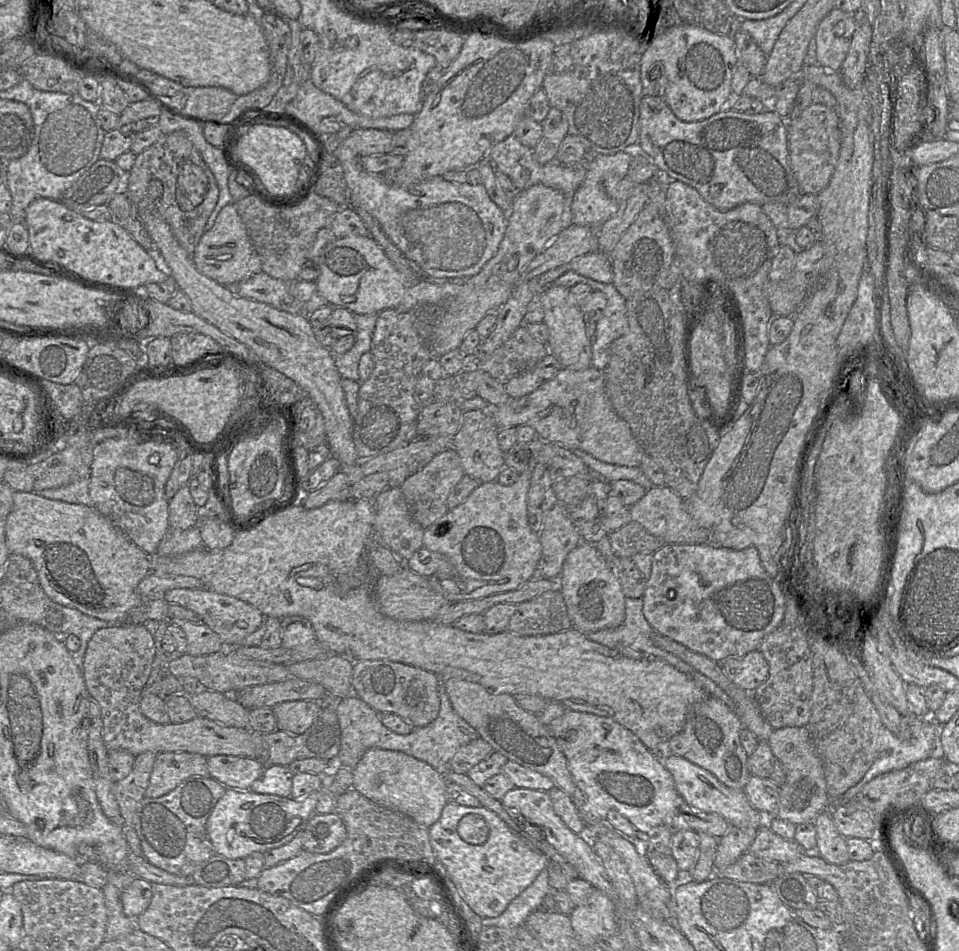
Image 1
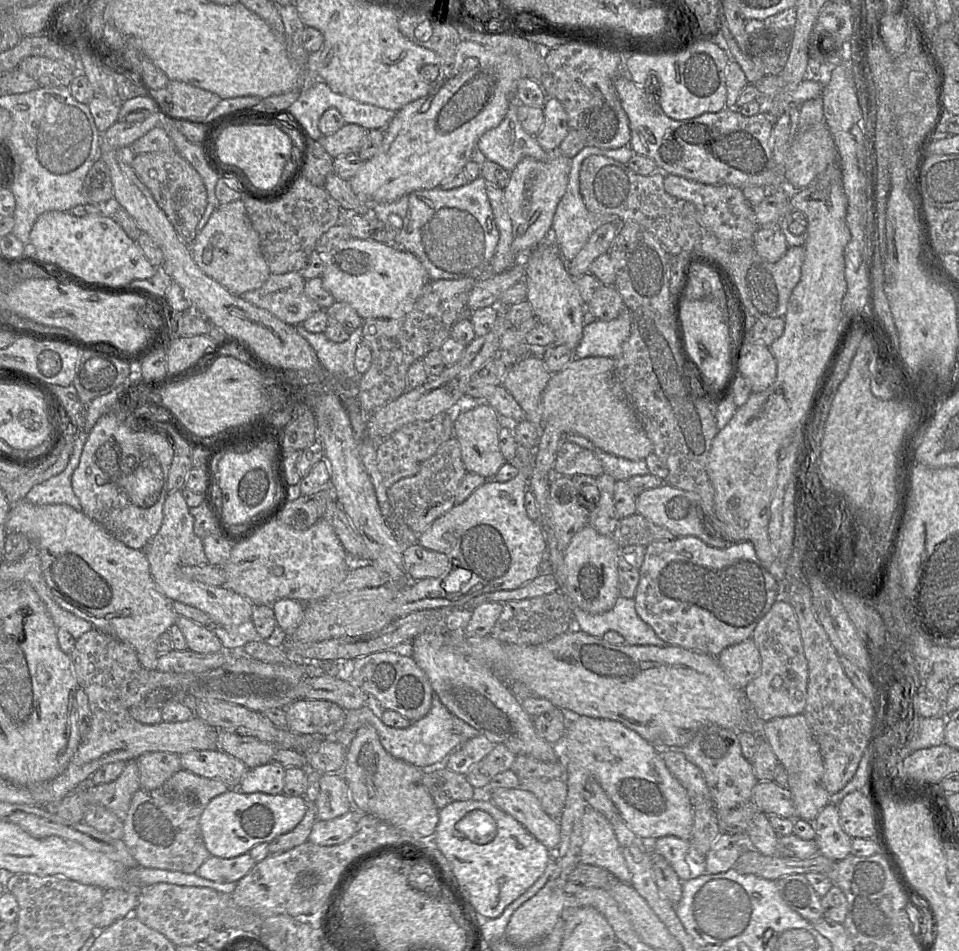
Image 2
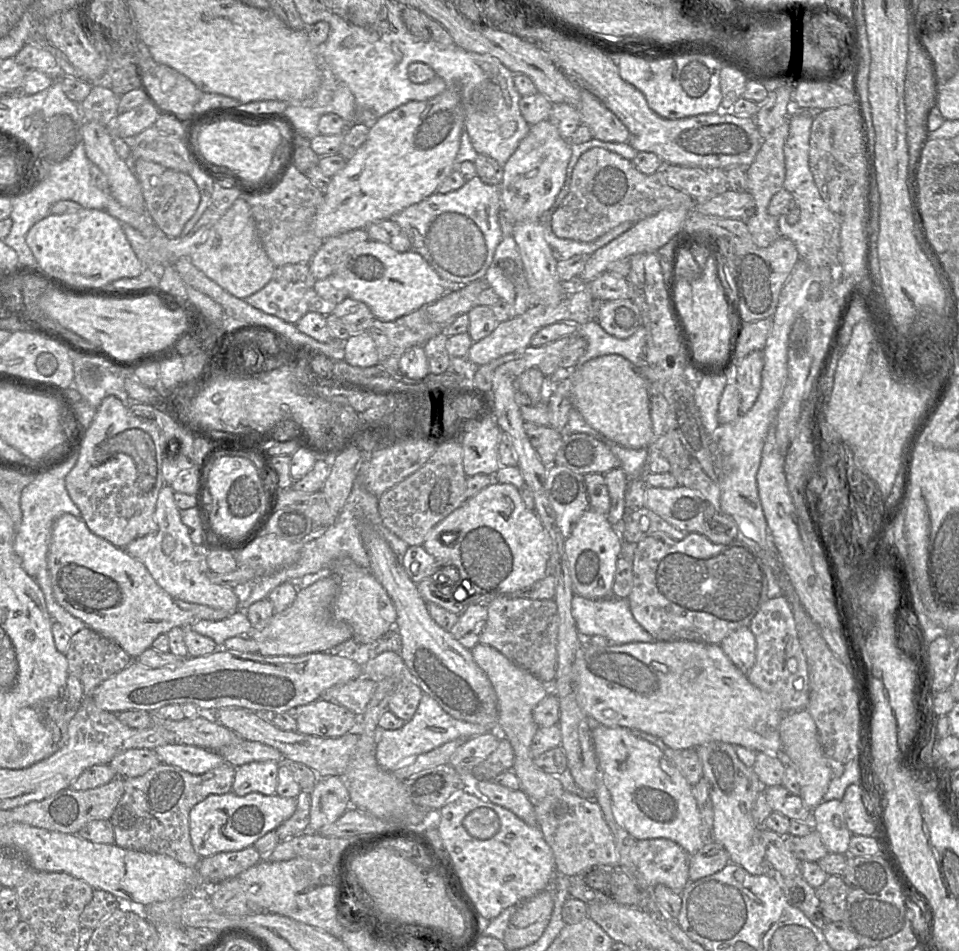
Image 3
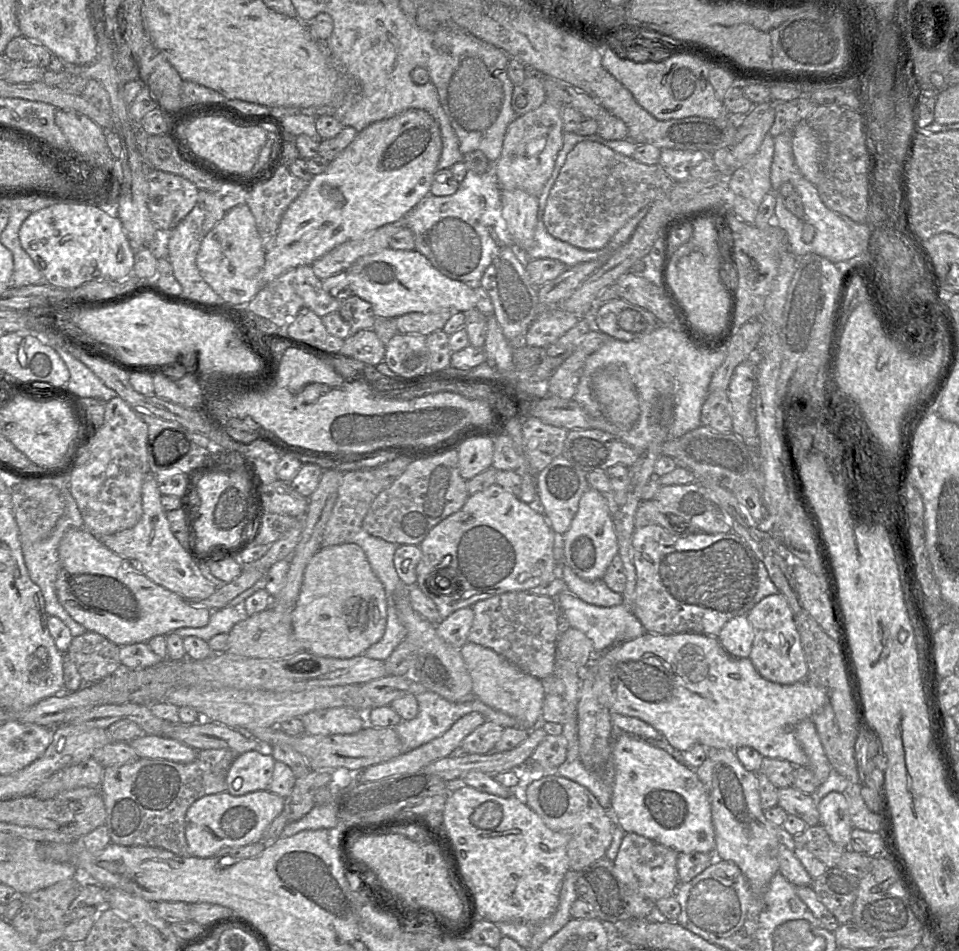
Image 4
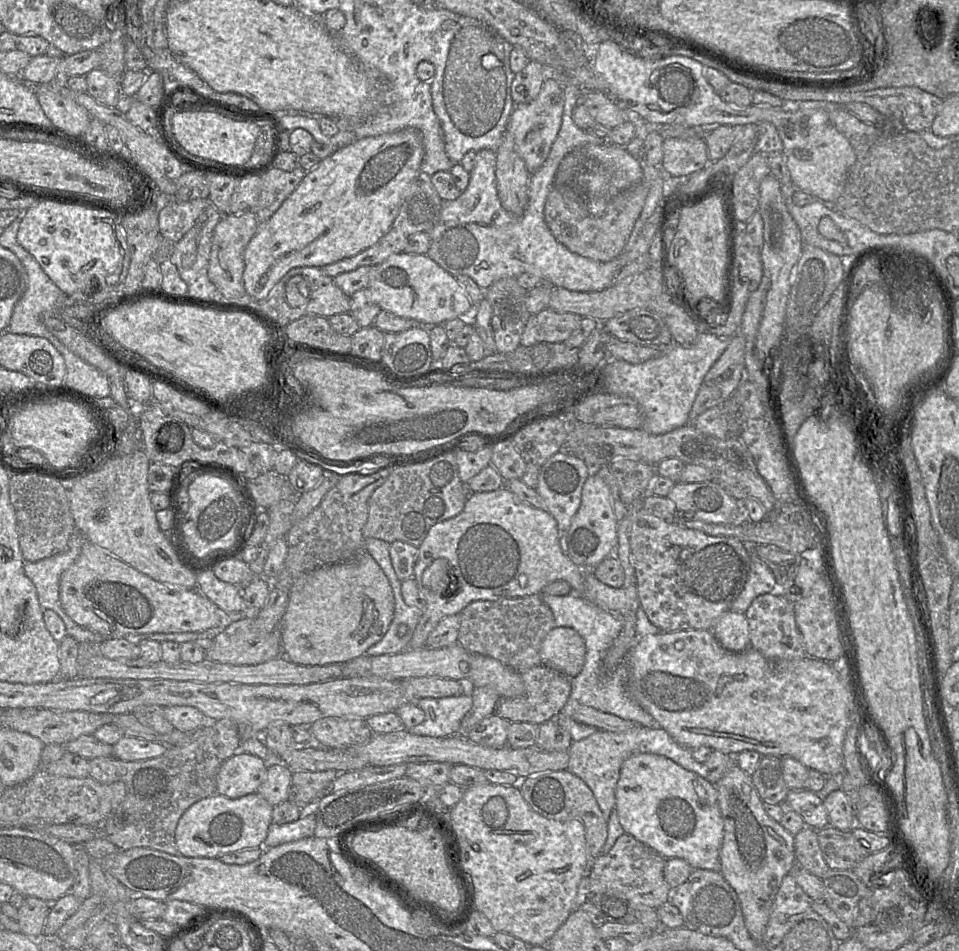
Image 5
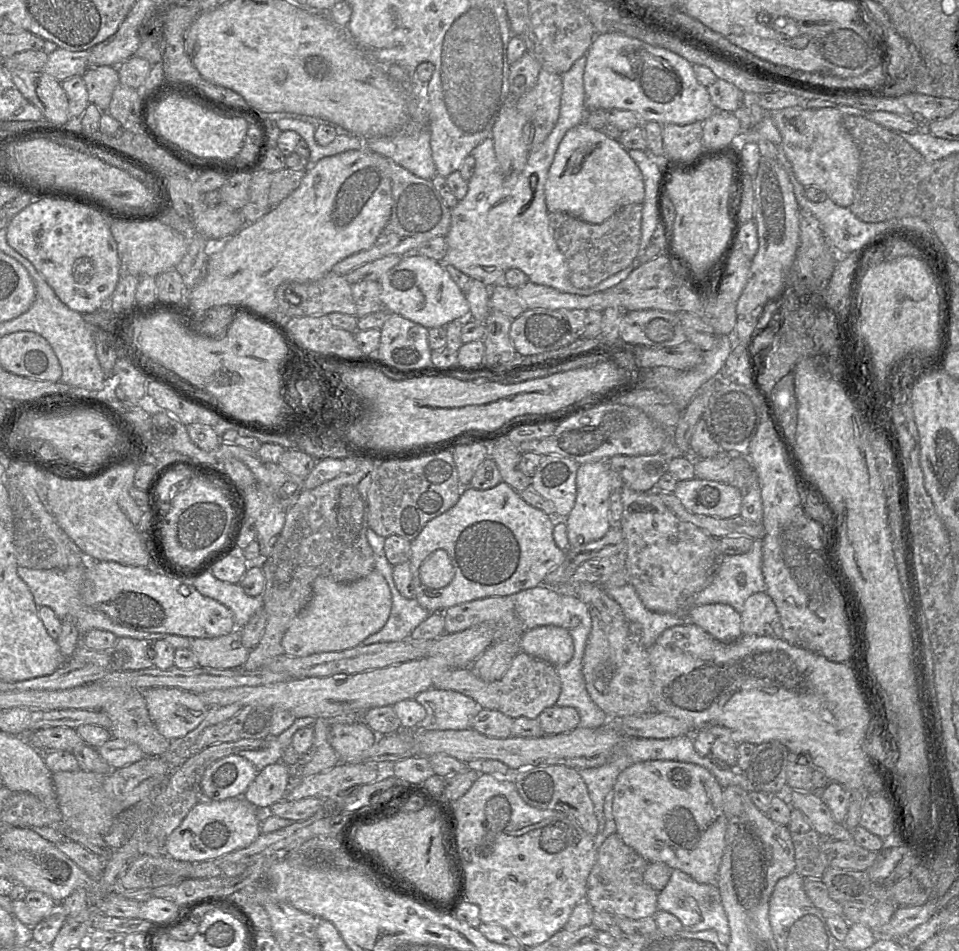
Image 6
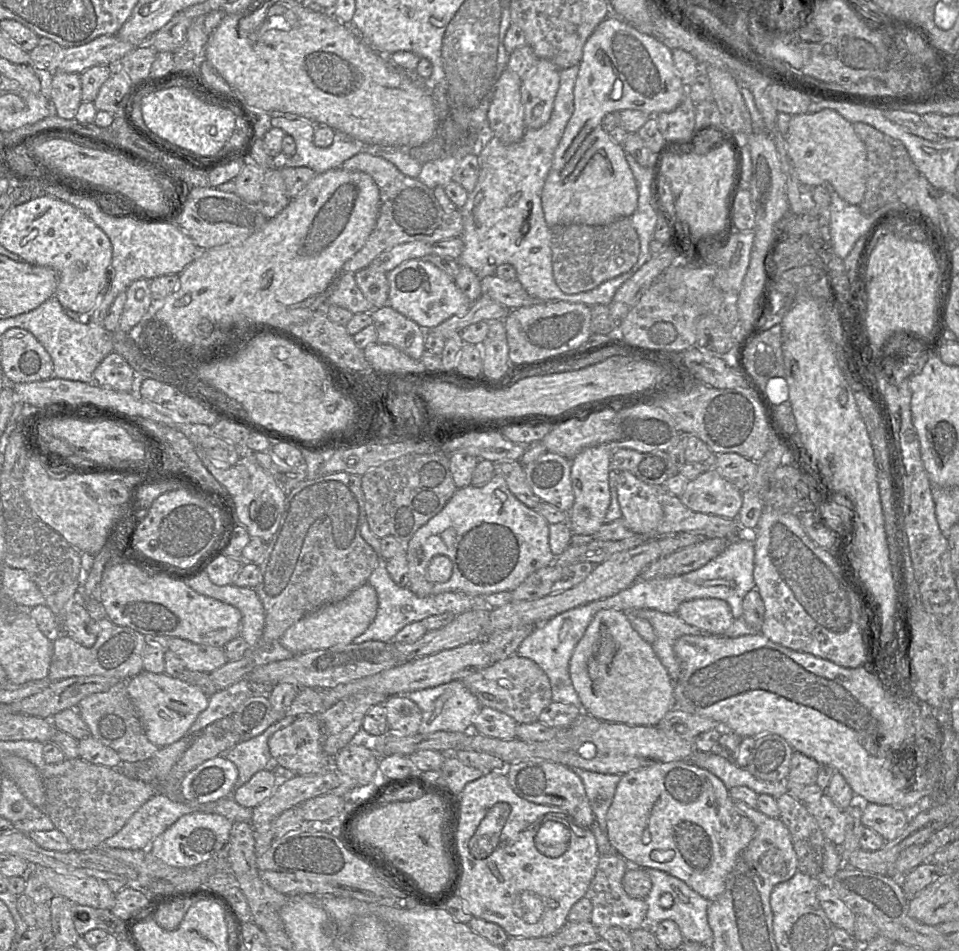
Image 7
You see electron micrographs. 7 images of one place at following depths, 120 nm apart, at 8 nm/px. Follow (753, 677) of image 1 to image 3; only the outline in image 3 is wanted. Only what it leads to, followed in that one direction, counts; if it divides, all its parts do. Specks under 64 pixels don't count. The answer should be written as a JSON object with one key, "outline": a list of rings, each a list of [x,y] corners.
{"outline":[[[741,627],[720,643],[724,654],[744,674],[748,674],[756,660],[756,639],[749,627]]]}

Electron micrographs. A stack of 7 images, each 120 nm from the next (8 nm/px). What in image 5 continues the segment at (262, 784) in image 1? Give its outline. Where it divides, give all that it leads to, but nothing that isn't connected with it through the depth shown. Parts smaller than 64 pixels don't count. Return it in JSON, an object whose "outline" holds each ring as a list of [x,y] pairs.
{"outline":[[[234,754],[221,765],[217,778],[217,793],[230,799],[238,799],[257,792],[266,779],[267,767],[258,756]]]}

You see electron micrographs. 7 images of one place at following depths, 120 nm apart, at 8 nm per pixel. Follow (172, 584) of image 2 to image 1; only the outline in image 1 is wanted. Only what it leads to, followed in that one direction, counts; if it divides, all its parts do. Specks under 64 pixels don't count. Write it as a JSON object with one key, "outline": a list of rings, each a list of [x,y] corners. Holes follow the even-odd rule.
{"outline":[[[188,483],[183,485],[168,501],[168,523],[170,528],[187,529],[198,526],[197,506],[190,494]],[[205,587],[172,589],[167,591],[162,598],[169,604],[179,604],[199,615],[202,623],[218,634],[225,647],[241,645],[246,636],[255,632],[262,625],[265,617],[251,604]]]}

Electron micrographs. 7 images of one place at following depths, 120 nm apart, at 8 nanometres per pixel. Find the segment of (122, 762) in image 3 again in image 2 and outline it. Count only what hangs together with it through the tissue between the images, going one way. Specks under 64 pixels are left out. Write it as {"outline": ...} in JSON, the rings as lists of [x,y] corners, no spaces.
{"outline":[[[146,752],[135,759],[139,769],[140,788],[154,790],[182,769],[178,754]]]}

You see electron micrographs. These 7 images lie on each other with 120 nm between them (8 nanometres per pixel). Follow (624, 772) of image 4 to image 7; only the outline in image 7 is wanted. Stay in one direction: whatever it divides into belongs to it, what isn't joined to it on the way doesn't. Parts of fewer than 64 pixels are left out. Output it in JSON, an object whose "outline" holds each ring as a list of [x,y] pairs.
{"outline":[[[690,761],[656,762],[647,766],[629,771],[622,775],[614,795],[613,802],[607,812],[607,837],[614,849],[631,865],[642,868],[657,869],[685,882],[695,892],[709,901],[719,897],[725,889],[728,874],[733,869],[739,854],[749,844],[740,840],[741,816],[735,809],[734,801],[730,797],[729,789],[714,774],[700,768]]]}

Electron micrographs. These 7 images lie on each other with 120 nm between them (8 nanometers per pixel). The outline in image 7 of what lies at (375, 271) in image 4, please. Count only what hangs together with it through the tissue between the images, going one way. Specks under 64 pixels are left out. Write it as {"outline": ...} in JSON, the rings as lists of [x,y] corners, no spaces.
{"outline":[[[410,259],[401,263],[387,273],[387,279],[388,305],[416,322],[425,332],[453,316],[465,316],[472,306],[472,302],[459,290],[450,276],[424,259]]]}

